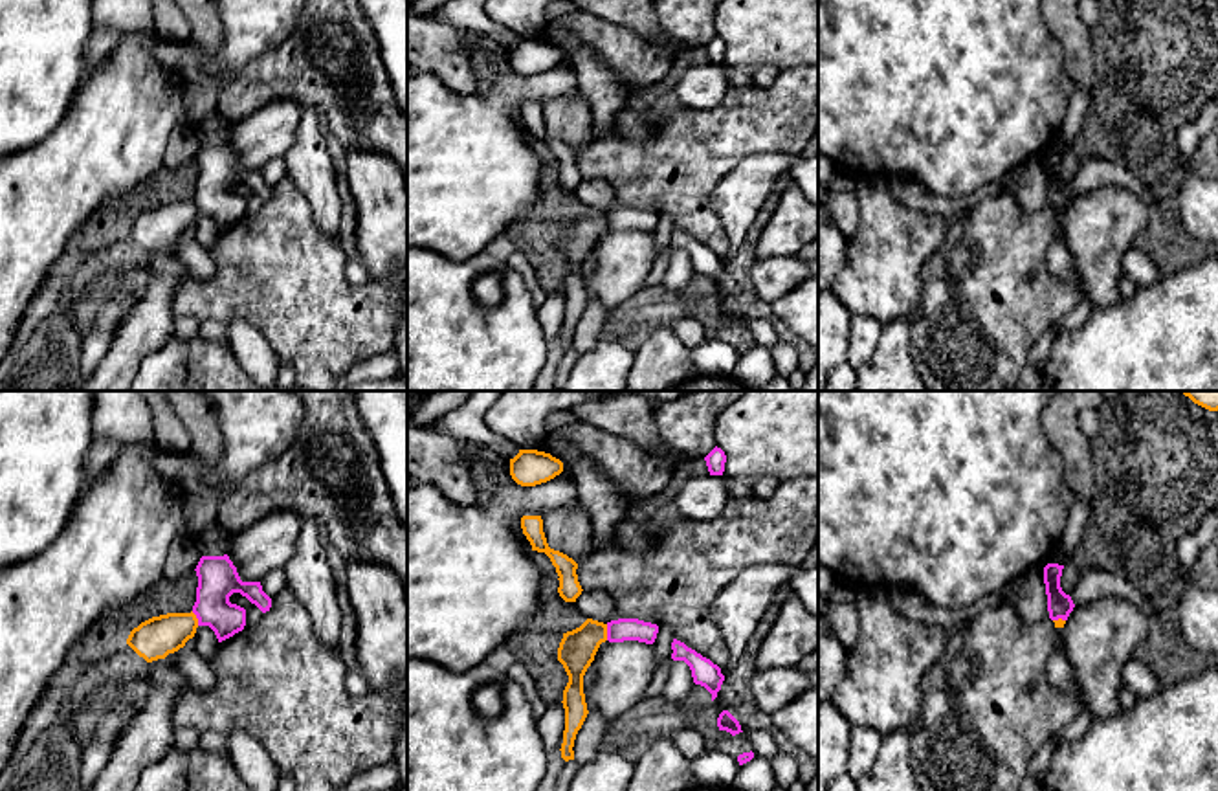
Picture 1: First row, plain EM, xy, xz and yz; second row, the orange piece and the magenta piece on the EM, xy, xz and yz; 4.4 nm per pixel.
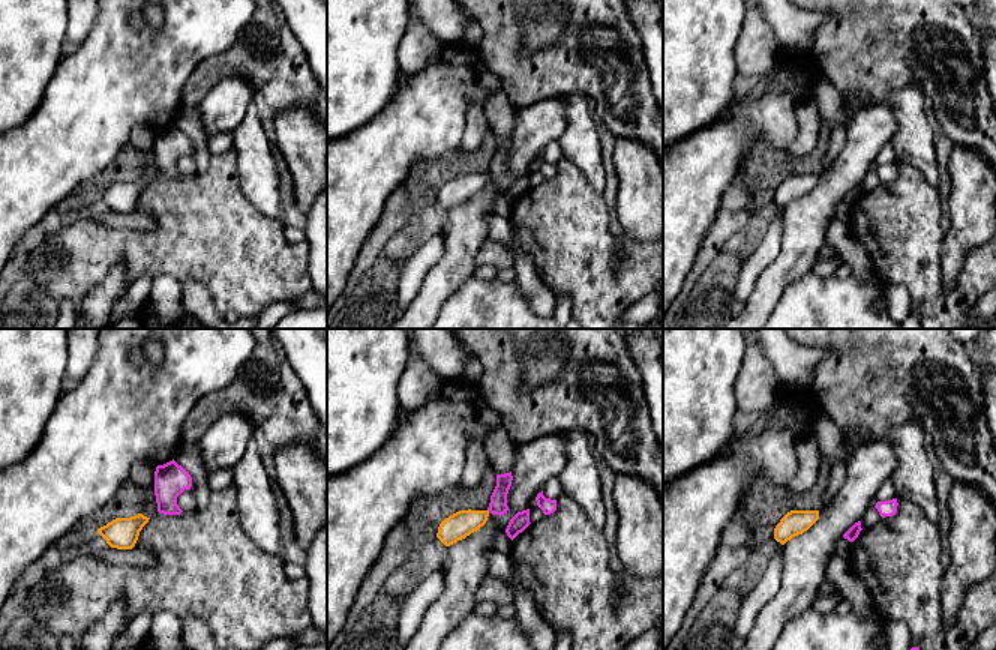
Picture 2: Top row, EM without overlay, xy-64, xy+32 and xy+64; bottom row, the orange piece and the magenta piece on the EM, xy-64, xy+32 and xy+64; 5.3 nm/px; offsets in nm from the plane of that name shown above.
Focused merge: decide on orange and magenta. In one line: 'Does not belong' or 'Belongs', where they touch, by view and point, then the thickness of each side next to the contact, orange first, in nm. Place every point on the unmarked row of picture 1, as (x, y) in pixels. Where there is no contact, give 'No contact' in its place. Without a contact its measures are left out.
Does not belong. Touches orange at xz (606, 221). Thickness 160 nm (orange) against 100 nm

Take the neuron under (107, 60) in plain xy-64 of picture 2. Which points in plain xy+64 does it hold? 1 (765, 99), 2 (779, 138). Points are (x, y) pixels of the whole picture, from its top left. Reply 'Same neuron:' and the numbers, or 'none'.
Same neuron: 1, 2

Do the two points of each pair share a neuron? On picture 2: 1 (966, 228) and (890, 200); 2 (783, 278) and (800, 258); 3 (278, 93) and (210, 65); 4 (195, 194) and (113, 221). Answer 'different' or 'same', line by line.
1: different
2: same
3: same
4: different

